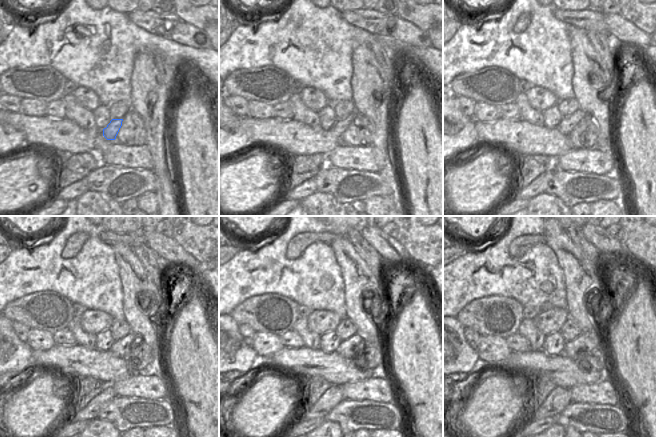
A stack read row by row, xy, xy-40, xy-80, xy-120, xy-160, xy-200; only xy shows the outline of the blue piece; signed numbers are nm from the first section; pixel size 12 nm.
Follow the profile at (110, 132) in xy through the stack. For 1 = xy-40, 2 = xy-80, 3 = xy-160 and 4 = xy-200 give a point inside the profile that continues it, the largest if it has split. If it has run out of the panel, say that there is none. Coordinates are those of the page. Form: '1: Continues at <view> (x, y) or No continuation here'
1: Continues at xy-40 (341, 125)
2: Continues at xy-80 (566, 125)
3: Continues at xy-160 (347, 348)
4: Continues at xy-200 (576, 347).

